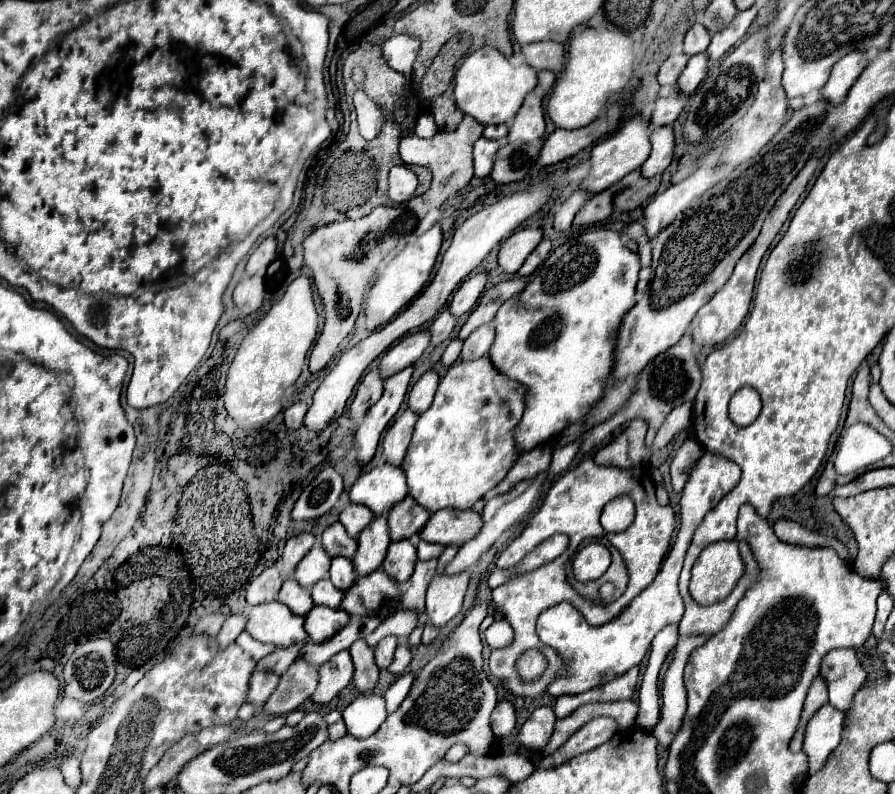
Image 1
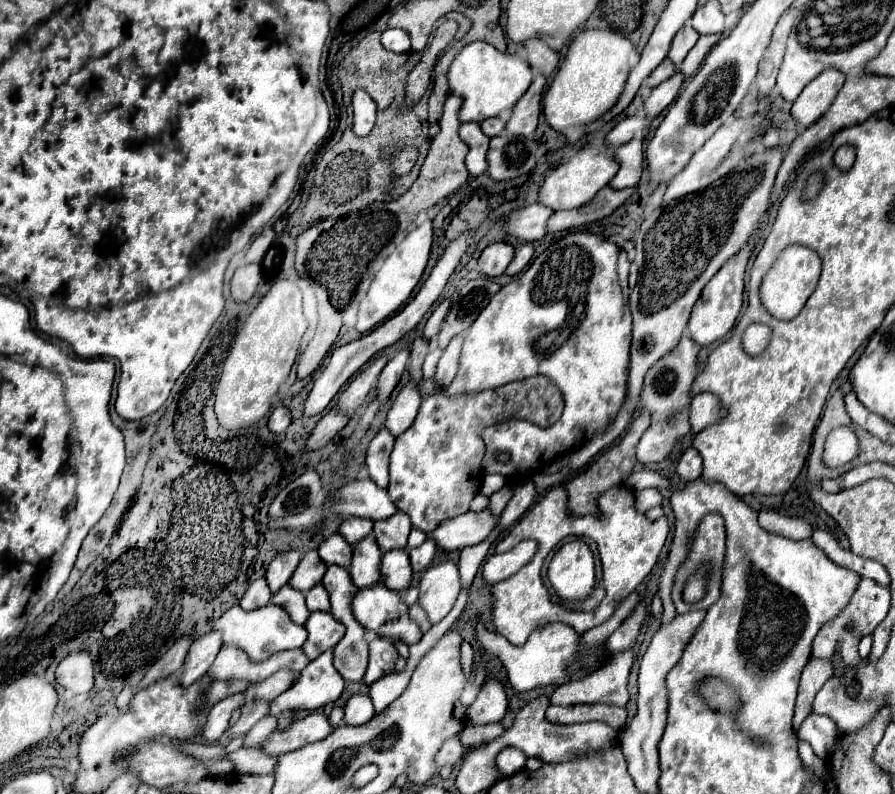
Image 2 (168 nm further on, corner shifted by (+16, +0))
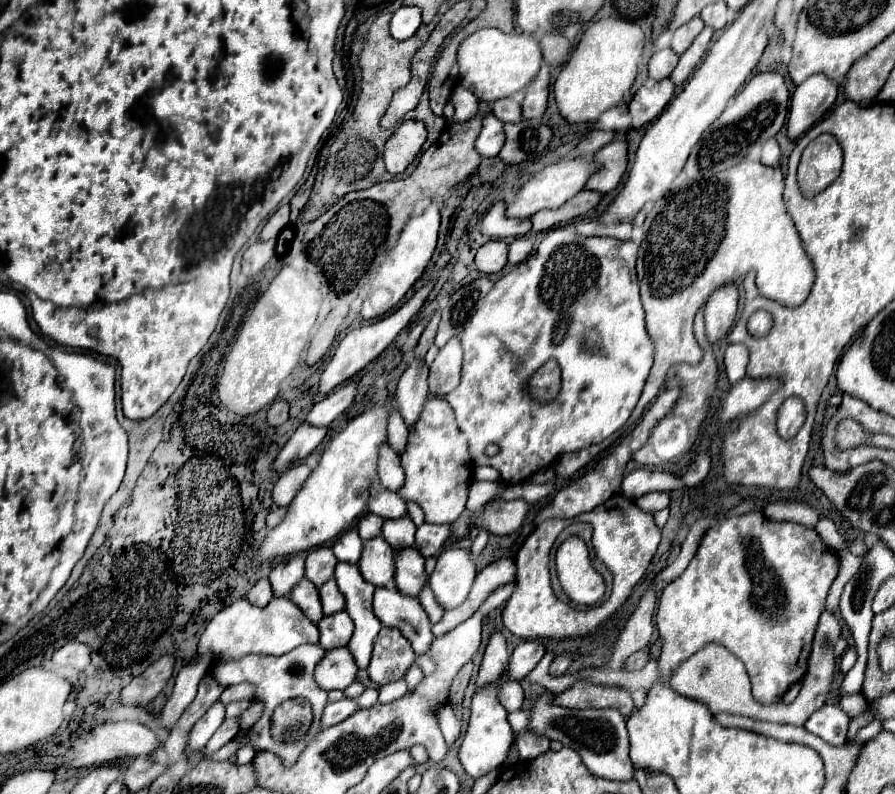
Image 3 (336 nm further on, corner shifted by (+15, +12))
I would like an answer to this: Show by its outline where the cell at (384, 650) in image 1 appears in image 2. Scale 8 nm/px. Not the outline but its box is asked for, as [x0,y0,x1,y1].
[364,637,398,685]

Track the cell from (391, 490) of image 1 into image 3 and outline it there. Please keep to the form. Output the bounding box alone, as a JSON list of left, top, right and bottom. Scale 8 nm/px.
[369,489,407,519]

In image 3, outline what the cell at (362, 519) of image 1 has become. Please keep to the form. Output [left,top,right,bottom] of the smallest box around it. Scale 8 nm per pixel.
[357,513,383,541]

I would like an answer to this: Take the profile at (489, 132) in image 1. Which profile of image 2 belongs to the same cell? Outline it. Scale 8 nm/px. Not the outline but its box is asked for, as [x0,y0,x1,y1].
[480,117,506,137]

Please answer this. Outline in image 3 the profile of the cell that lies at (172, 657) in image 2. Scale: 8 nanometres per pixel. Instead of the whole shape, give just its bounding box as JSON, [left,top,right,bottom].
[119,655,173,707]

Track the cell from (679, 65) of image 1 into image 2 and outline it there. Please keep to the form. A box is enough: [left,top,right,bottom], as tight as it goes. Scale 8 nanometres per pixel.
[646,58,676,87]

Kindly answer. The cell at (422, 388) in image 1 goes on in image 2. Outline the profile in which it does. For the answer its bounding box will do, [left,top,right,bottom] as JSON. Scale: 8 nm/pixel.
[386,381,420,435]

